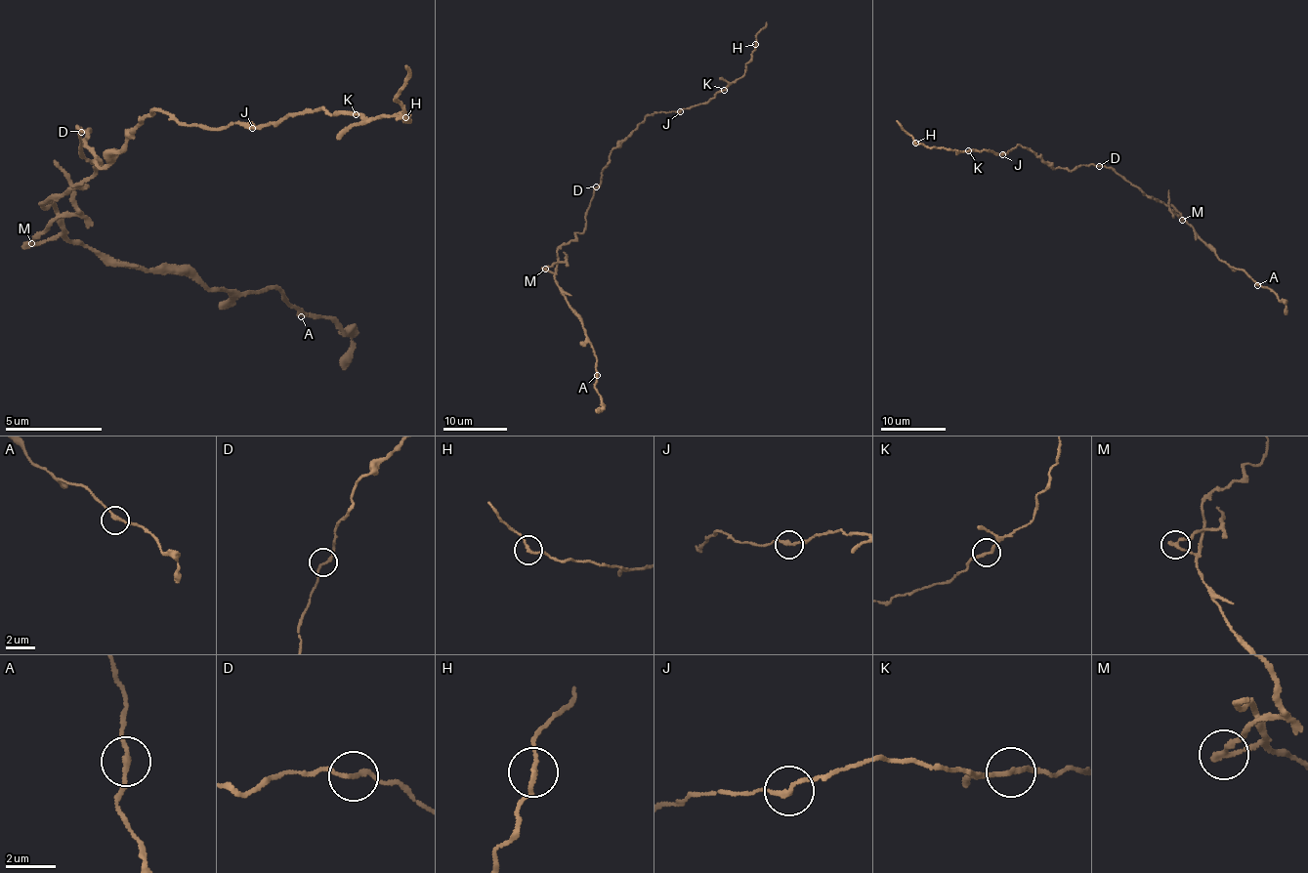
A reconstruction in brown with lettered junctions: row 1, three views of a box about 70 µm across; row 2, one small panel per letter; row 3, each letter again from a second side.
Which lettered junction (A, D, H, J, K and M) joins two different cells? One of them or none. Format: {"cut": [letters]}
{"cut": ["M"]}

